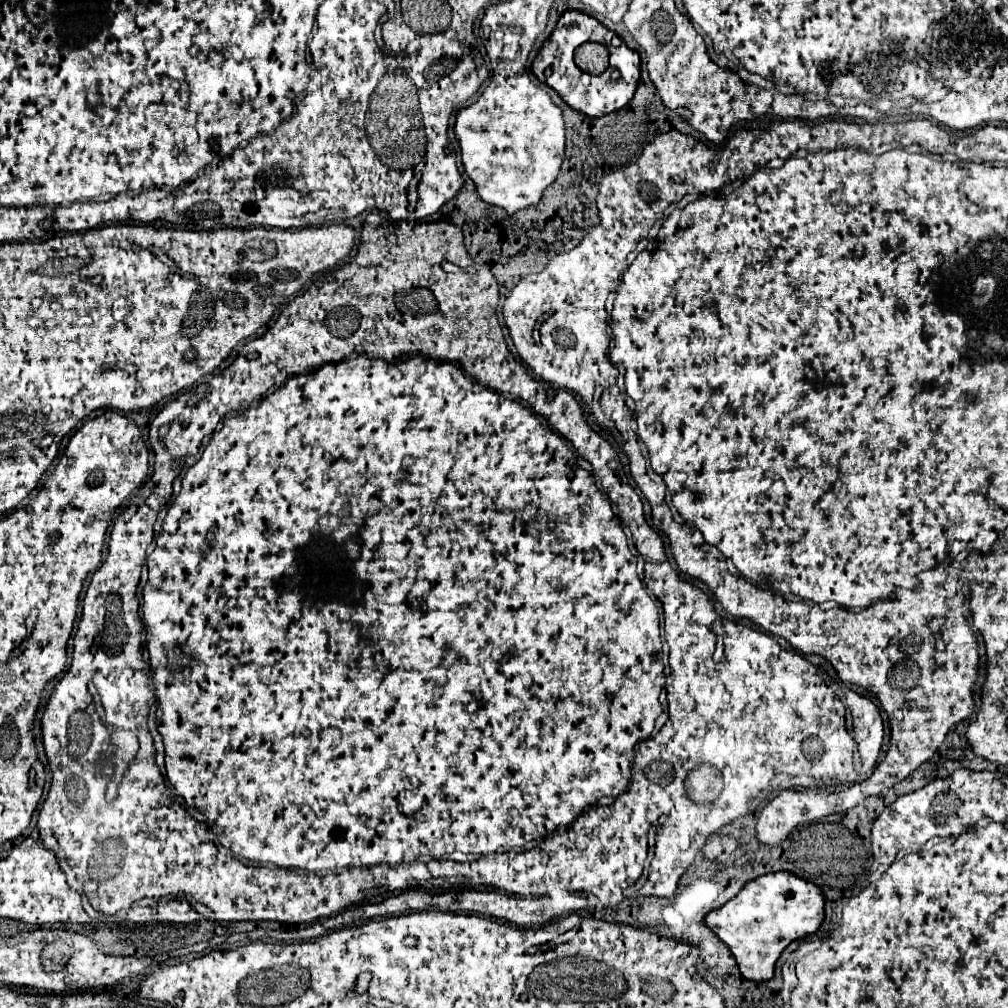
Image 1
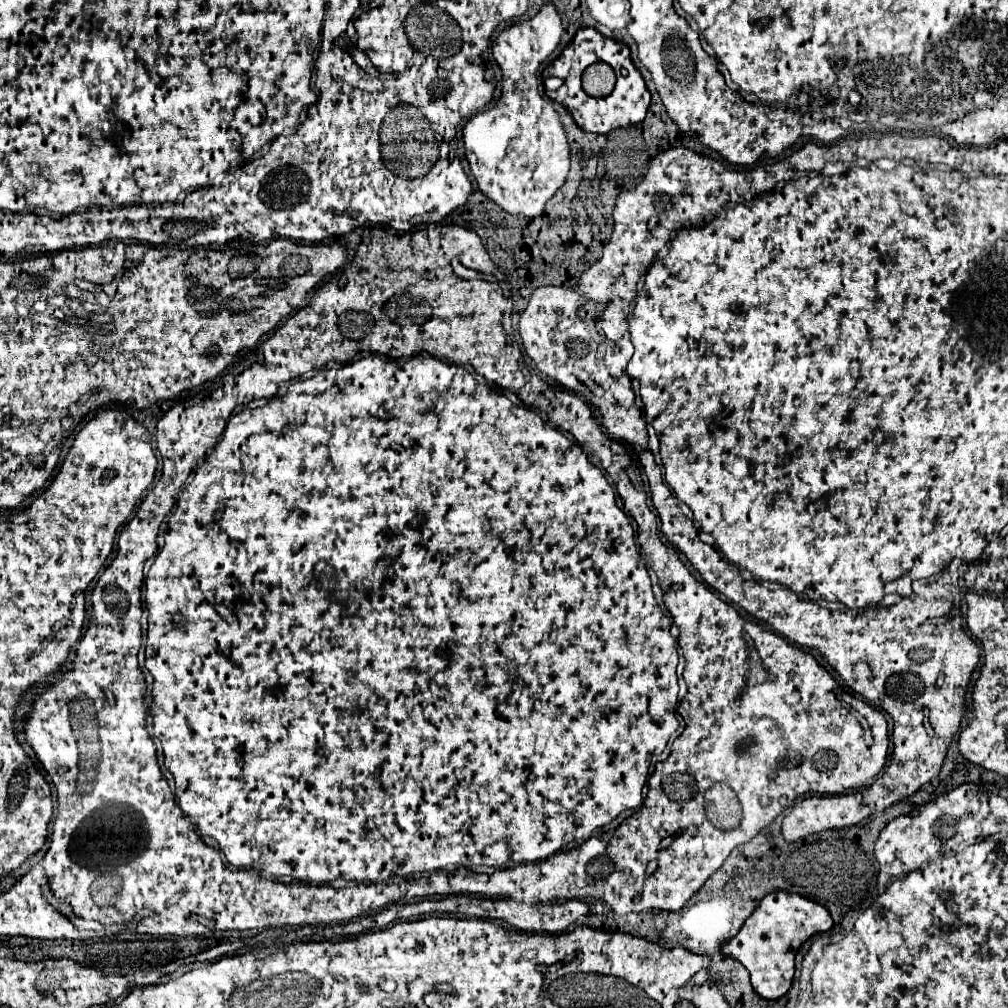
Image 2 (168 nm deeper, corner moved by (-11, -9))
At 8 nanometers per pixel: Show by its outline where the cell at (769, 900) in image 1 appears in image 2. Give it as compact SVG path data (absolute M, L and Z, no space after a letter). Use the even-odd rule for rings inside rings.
M773 891L761 899L755 911L747 917L741 931L723 945L723 953L737 959L751 975L753 989L765 999L783 997L793 981L795 955L799 947L815 933L829 931L833 927L831 915L825 905L815 903L799 893Z

